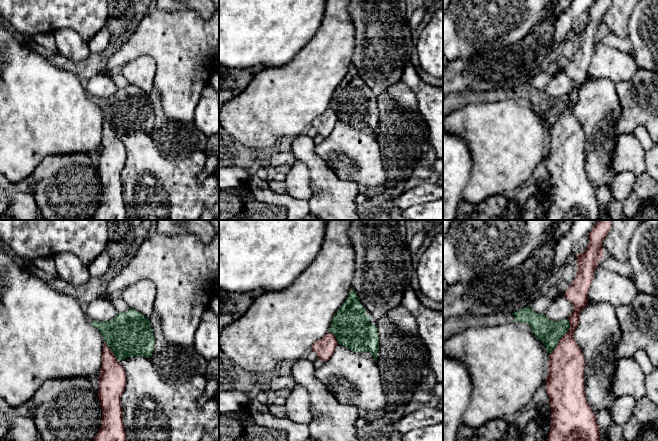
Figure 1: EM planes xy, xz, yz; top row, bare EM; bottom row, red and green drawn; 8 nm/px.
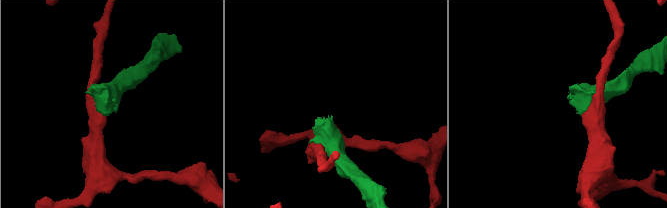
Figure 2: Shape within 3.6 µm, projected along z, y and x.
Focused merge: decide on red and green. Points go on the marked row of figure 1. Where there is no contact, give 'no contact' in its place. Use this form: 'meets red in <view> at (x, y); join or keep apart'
meets red in yz at (562, 337); keep apart

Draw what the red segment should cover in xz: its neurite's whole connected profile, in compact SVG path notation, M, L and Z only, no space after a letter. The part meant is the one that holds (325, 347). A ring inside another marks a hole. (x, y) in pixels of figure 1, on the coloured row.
M328 332L322 339L312 345L311 350L317 354L319 359L326 362L334 353L337 345L338 342L335 336Z

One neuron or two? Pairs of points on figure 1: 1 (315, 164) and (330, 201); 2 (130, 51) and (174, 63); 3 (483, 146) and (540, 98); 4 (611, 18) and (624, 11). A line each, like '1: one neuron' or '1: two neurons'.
1: one neuron
2: one neuron
3: two neurons
4: one neuron

